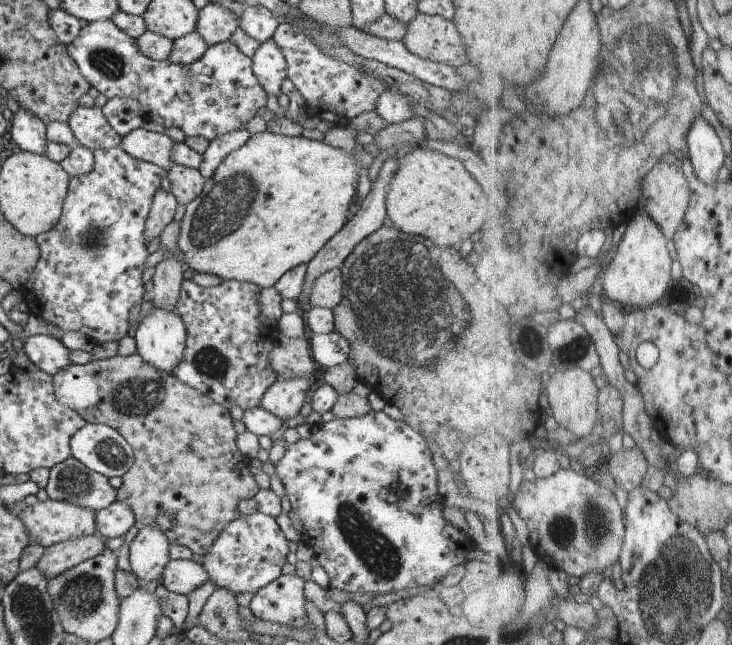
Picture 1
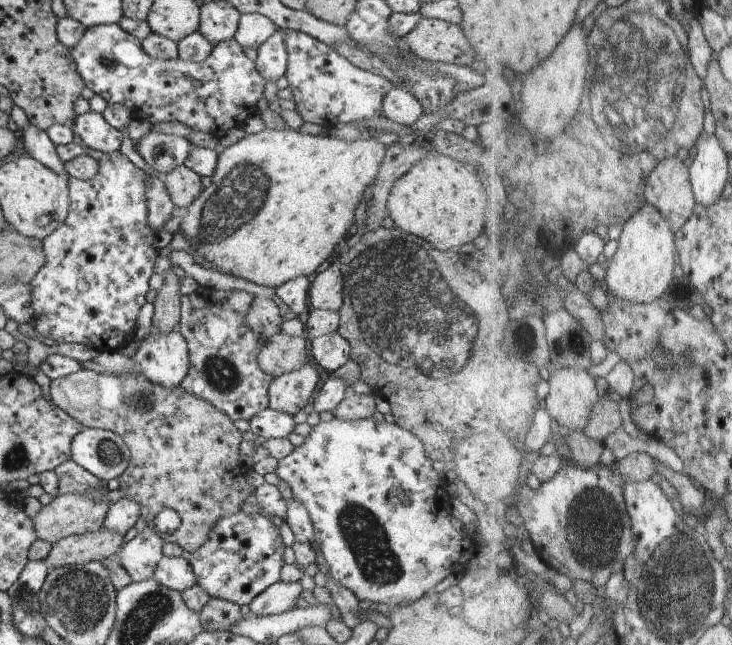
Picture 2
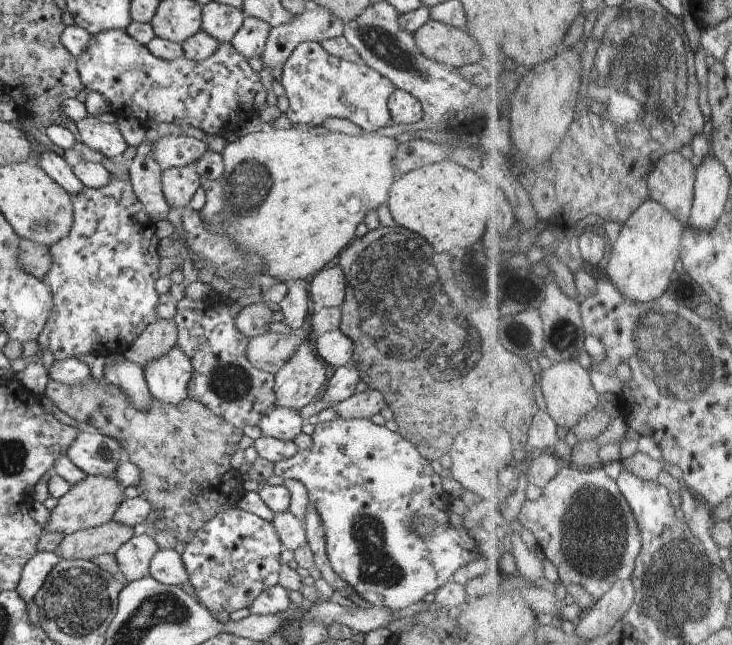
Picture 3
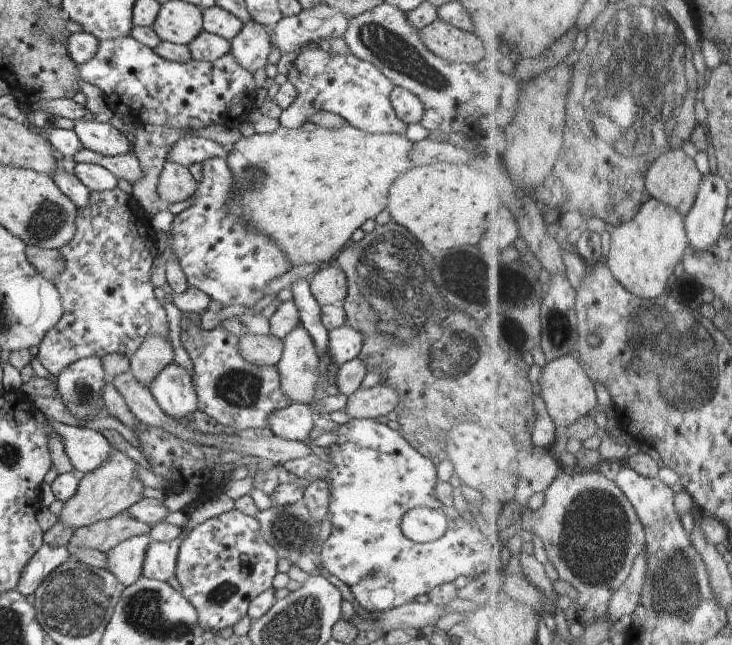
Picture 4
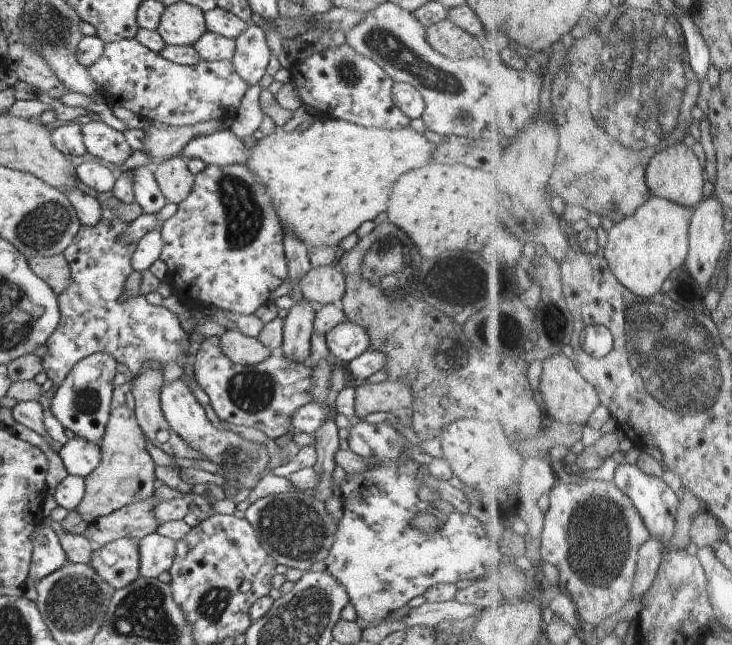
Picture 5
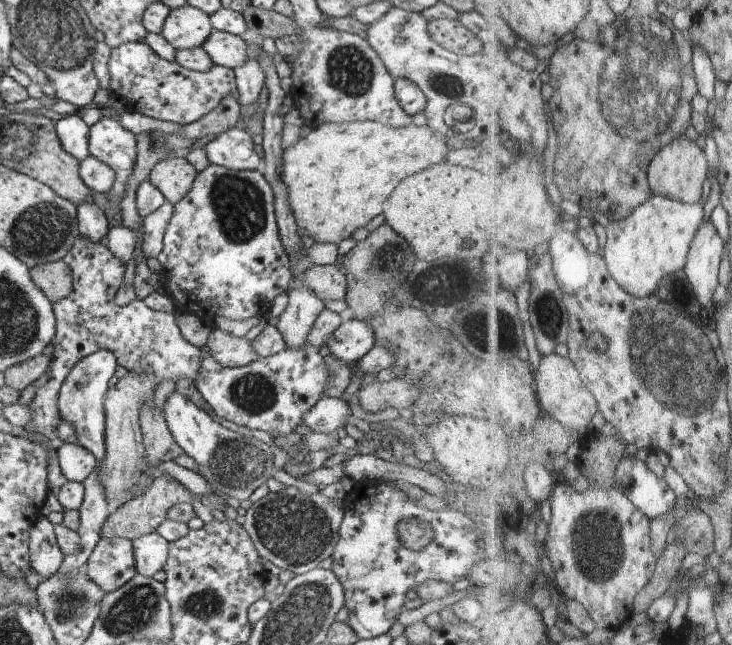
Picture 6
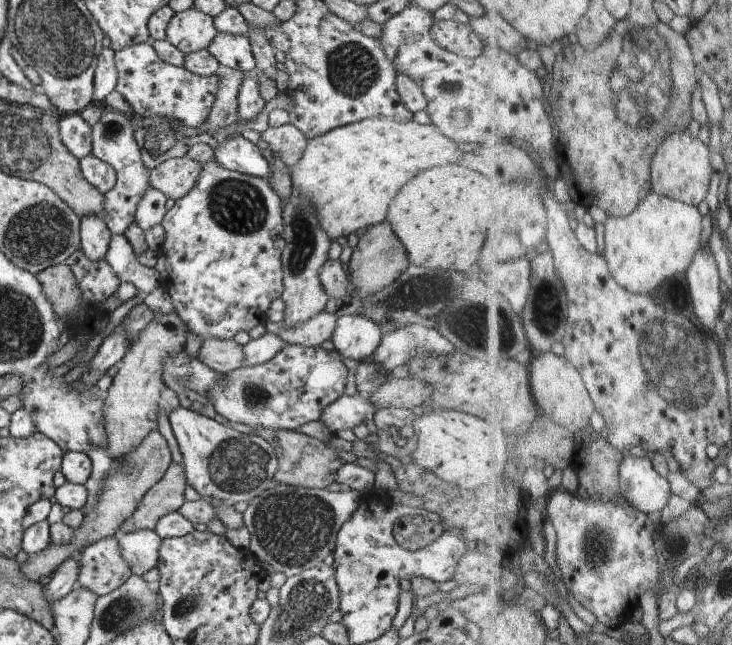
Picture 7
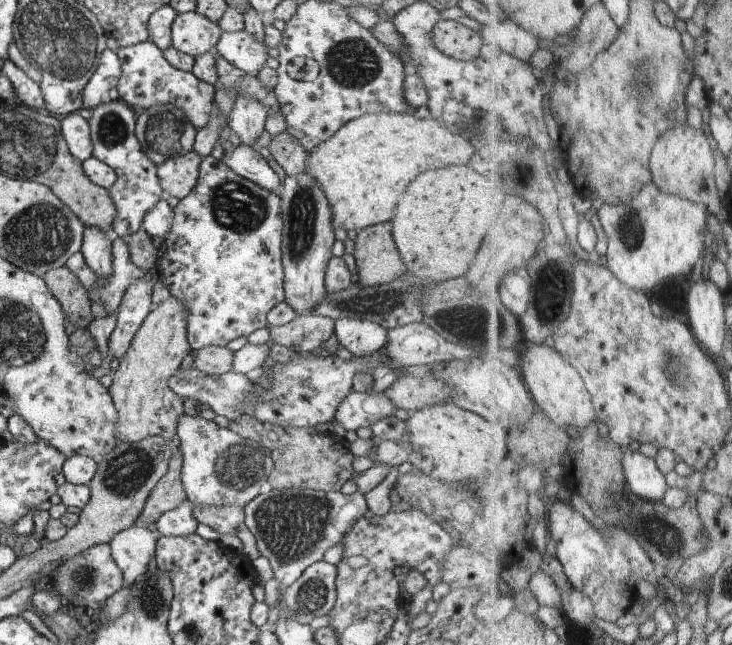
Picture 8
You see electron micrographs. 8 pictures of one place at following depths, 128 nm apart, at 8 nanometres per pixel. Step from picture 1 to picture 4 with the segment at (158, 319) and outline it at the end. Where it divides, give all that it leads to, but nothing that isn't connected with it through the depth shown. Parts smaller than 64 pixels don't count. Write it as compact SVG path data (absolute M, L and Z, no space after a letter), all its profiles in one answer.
M172 362L152 382L151 394L160 409L168 416L192 425L198 410L198 396L193 378L186 368Z

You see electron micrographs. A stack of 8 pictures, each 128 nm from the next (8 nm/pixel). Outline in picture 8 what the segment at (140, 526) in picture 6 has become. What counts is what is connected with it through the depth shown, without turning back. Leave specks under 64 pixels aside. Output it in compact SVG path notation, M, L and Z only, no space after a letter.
M182 450L173 452L168 471L164 477L154 486L142 514L138 516L135 525L148 526L154 524L169 512L180 507L186 501L186 494L181 482L183 468Z

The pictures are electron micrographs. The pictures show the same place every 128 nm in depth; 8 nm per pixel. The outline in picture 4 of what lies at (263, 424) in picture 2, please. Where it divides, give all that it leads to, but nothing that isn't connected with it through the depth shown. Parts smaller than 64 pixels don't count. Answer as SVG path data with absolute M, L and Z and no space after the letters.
M292 403L270 414L270 429L284 440L304 441L314 426L314 412L309 404Z

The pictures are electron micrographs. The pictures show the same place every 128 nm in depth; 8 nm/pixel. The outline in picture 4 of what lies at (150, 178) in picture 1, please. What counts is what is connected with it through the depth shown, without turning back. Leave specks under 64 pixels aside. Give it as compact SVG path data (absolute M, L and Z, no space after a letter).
M118 186L114 190L91 192L86 208L79 208L77 212L74 238L59 249L65 263L64 270L53 282L62 298L62 318L46 332L36 355L42 367L57 378L64 368L82 358L98 356L102 359L108 354L130 358L148 336L164 336L170 340L168 316L162 302L156 298L155 286L150 280L150 269L155 261L150 246L155 236L147 215L133 201L133 196Z

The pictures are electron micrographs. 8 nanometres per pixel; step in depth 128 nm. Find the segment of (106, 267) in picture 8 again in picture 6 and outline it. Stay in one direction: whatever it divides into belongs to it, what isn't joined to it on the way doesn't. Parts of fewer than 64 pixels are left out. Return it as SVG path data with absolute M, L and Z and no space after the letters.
M95 203L78 204L77 222L79 234L98 244L109 232L109 220L103 209Z

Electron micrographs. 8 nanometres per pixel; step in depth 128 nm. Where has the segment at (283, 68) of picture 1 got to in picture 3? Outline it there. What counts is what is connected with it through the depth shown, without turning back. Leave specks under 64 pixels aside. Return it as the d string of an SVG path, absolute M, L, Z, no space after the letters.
M310 5L306 10L290 20L289 23L271 27L263 53L263 64L272 70L282 66L295 45L302 41L318 41L343 34L343 23L331 12L318 5Z

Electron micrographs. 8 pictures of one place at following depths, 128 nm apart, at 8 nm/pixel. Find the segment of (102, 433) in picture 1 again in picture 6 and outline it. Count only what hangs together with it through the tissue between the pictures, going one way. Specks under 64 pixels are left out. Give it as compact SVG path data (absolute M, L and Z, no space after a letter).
M56 443L56 450L62 475L68 481L83 483L96 468L96 458L78 443Z

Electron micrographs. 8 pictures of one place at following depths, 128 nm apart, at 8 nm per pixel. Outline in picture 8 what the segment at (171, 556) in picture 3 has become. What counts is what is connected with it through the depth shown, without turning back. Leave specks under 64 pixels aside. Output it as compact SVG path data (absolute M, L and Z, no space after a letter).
M135 525L118 532L109 546L114 562L123 573L122 586L128 588L153 566L157 539L147 526Z

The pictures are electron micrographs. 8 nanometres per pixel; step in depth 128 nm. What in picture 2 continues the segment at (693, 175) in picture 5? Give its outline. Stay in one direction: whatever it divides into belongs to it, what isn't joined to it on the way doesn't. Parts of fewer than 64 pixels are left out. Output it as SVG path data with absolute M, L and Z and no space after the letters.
M677 156L665 158L649 176L646 196L650 205L657 206L665 214L671 222L674 232L680 232L681 228L693 218L699 205L692 180L691 166L684 164L684 161Z

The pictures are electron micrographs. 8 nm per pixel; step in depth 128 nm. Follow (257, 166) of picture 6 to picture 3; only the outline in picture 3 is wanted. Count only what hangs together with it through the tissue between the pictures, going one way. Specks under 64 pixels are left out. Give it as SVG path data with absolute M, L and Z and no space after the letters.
M163 134L153 142L153 159L160 170L182 168L195 163L207 150L201 140L189 136L171 136Z

